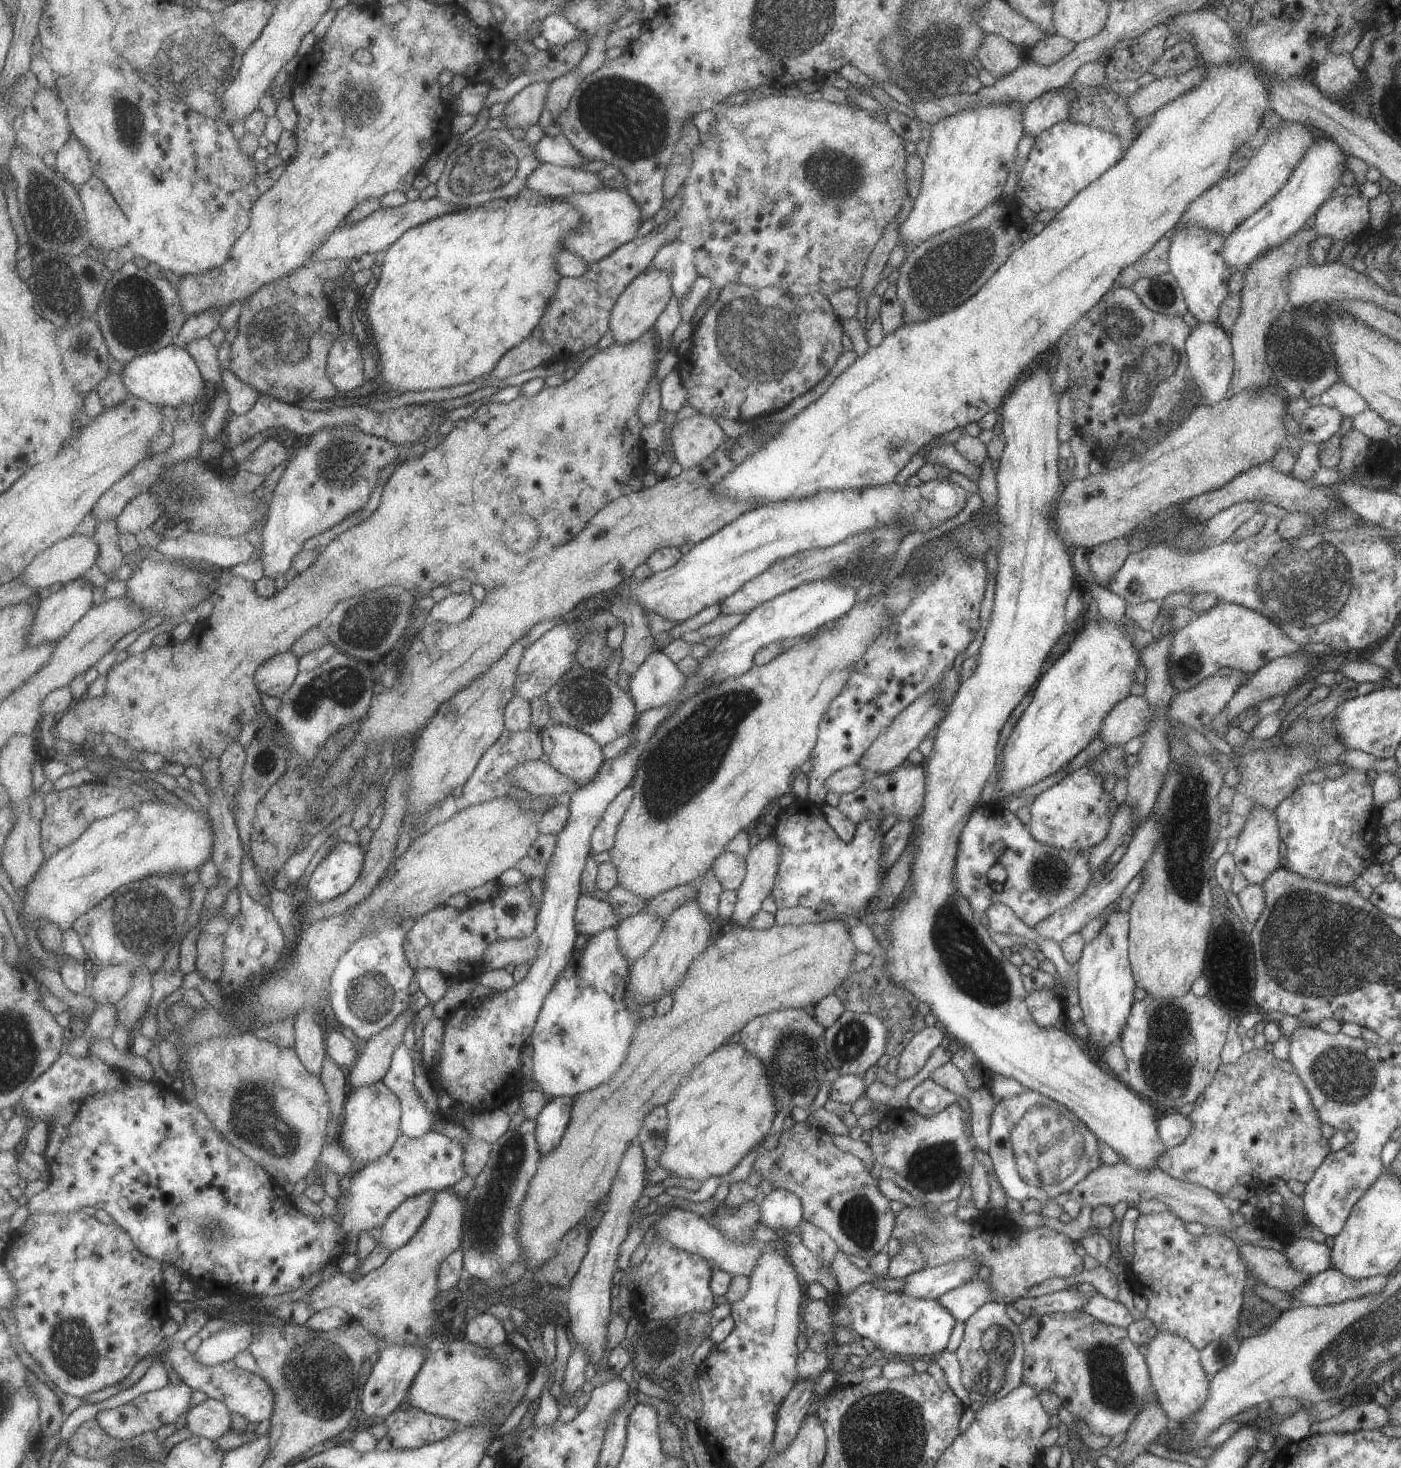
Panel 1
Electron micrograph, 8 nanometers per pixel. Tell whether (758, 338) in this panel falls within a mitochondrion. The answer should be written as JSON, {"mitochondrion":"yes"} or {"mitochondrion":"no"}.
{"mitochondrion":"yes"}

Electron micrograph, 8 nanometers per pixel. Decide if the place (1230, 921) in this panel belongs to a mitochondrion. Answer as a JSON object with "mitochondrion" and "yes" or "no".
{"mitochondrion":"no"}

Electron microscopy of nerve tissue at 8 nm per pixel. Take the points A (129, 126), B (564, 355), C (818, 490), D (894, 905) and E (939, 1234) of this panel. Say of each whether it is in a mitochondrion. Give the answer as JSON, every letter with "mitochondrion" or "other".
{"A":"mitochondrion","B":"other","C":"other","D":"other","E":"mitochondrion"}

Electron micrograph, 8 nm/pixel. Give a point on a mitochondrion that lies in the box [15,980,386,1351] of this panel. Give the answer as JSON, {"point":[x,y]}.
{"point":[214,1232]}

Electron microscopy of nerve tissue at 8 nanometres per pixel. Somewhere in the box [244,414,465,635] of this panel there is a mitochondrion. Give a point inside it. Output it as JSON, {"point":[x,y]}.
{"point":[341,463]}

